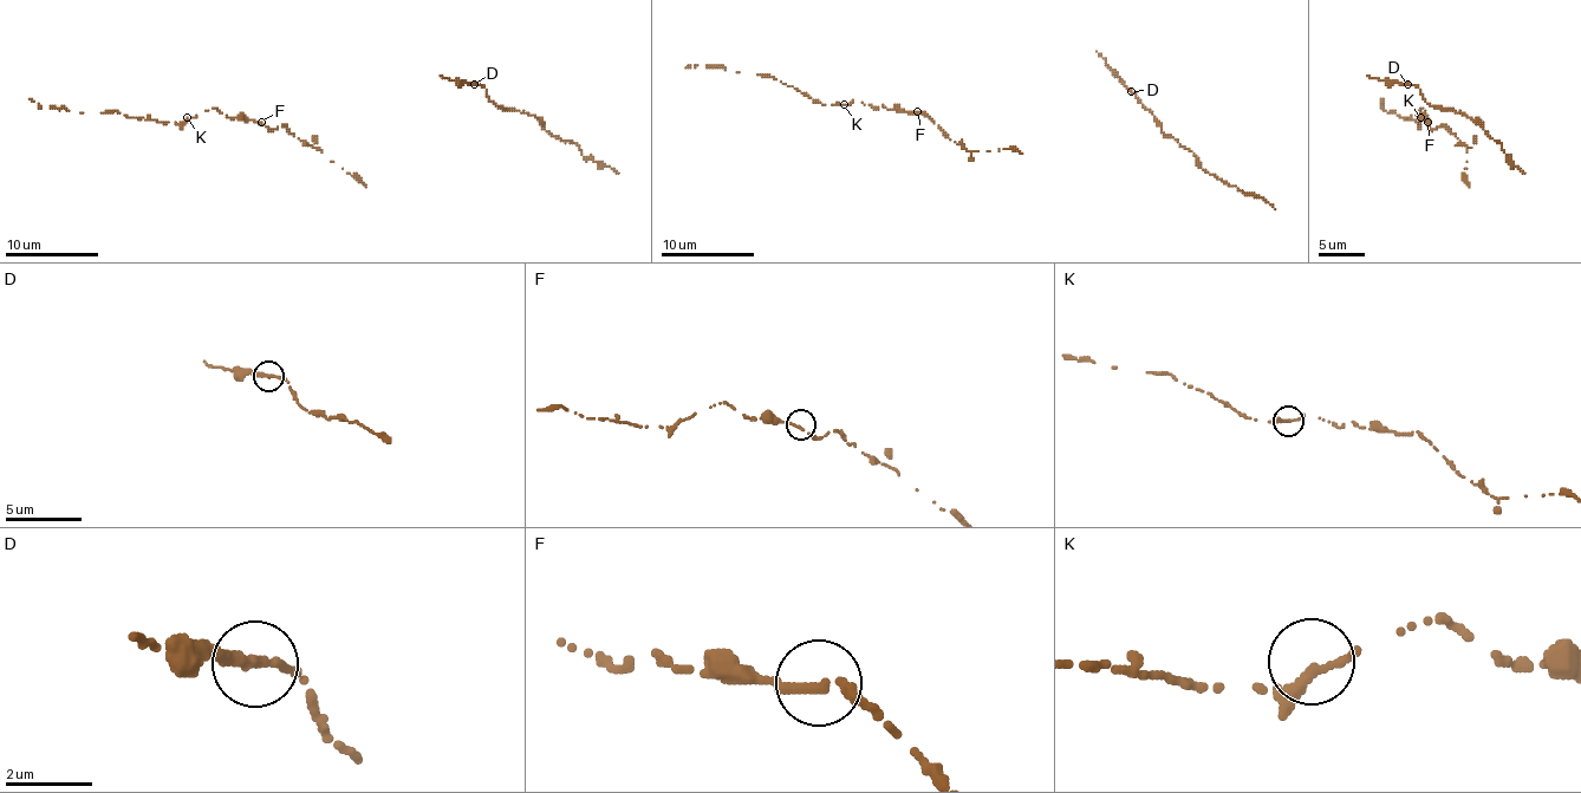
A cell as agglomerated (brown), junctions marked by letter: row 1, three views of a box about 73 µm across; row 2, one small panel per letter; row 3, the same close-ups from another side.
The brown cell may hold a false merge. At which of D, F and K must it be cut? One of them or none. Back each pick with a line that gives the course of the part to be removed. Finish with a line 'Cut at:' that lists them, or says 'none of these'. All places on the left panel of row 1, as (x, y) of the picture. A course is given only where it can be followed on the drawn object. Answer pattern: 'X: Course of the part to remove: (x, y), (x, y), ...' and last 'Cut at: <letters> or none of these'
Cut at: none of these

